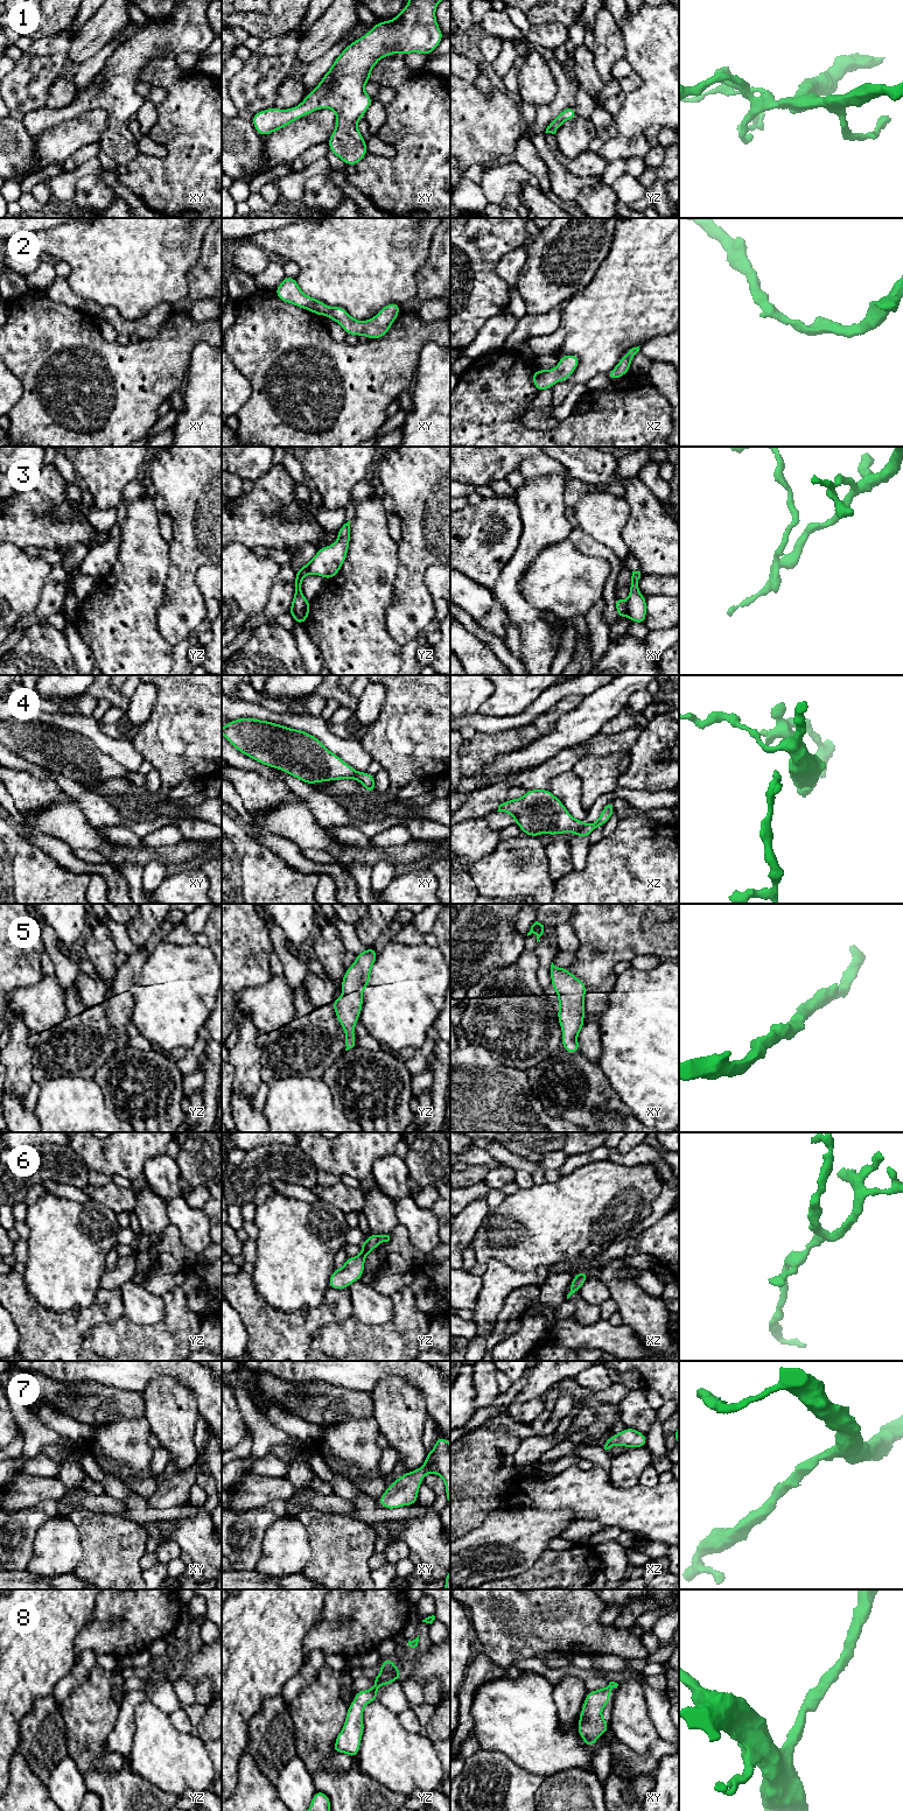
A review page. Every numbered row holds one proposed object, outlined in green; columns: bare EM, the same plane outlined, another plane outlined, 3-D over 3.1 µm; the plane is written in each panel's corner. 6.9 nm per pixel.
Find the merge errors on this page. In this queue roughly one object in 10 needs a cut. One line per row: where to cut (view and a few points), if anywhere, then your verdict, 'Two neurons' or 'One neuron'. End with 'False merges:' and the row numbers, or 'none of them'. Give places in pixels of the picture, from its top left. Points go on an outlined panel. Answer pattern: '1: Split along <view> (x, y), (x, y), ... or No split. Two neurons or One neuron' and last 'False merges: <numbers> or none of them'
1: No split. One neuron
2: No split. One neuron
3: Split along xy (628, 601), (625, 613). Two neurons
4: Split along xz (585, 823), (574, 833). Two neurons
5: No split. One neuron
6: No split. One neuron
7: No split. One neuron
8: No split. One neuron
False merges: 3, 4

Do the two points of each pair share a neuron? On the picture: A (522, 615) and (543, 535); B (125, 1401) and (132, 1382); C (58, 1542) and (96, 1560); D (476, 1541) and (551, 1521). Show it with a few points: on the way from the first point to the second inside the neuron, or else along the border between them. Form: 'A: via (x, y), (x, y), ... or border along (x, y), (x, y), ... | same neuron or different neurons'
A: via (513, 595), (513, 569), (523, 555) | same neuron
B: border along (102, 1383), (140, 1394) | different neurons
C: border along (76, 1525), (79, 1532), (81, 1560), (71, 1572) | different neurons
D: via (495, 1539), (513, 1539), (532, 1531) | same neuron

